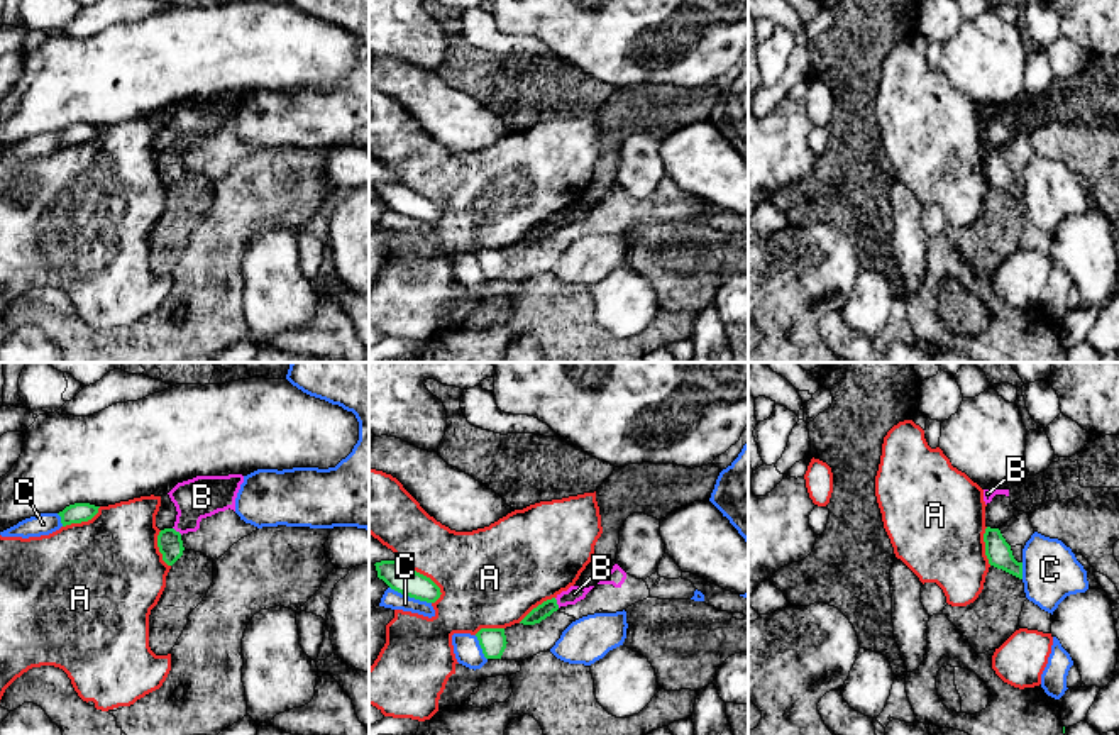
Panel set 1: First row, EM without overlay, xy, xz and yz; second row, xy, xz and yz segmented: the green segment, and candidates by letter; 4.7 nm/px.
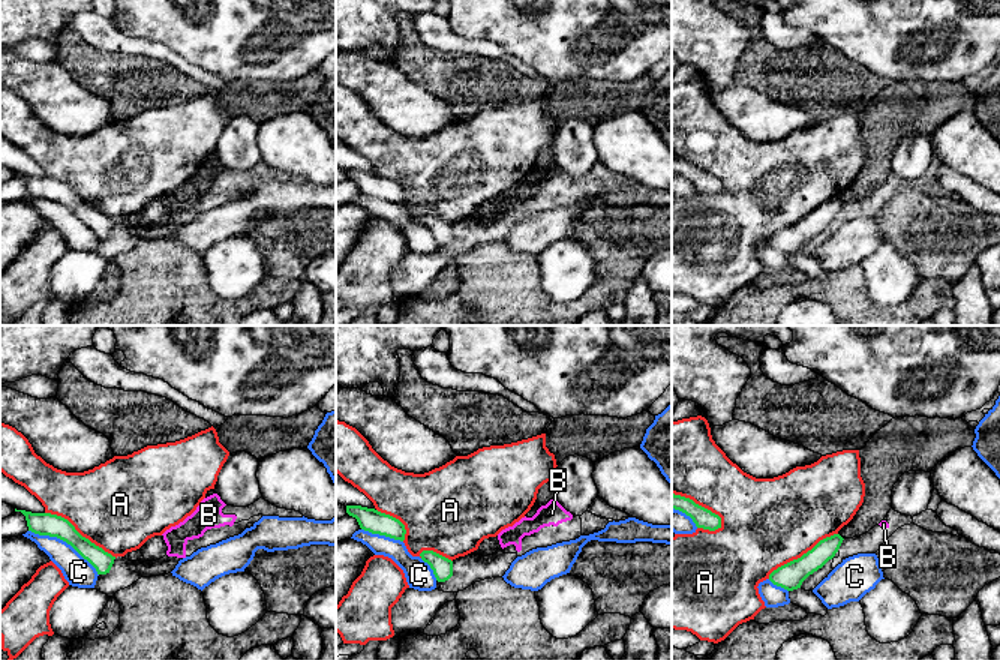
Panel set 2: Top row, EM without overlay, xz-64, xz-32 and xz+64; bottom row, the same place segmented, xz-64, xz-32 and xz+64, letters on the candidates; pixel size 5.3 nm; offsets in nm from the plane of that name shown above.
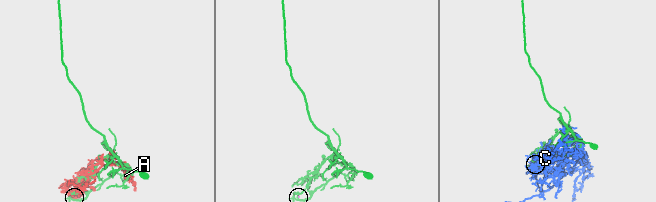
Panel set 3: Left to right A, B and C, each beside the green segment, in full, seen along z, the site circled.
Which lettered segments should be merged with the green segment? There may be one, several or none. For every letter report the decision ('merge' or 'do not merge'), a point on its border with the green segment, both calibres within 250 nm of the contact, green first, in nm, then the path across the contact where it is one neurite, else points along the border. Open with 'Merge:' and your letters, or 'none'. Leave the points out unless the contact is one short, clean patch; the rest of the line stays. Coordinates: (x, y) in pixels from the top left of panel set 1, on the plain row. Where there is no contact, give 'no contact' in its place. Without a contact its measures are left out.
Merge: none
A: do not merge; contact xz (425, 197); calibres 140 and 400 nm
B: do not merge; contact xz (556, 224); calibres 70 and 80 nm; border xz (554, 219), (559, 227)
C: do not merge; contact xz (410, 217); calibres 140 and 90 nm

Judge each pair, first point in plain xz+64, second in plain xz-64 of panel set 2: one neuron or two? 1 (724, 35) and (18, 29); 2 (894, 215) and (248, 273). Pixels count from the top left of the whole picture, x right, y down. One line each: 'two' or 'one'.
1: one
2: two

